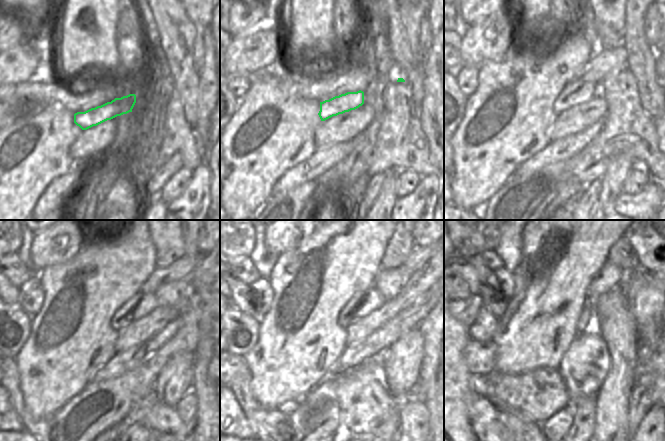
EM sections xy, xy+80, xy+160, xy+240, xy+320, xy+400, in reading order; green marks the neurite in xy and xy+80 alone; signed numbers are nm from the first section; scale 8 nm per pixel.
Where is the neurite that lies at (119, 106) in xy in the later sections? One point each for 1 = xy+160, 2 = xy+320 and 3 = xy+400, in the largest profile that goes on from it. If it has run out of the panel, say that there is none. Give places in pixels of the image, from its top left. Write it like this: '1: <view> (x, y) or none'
1: xy+160 (575, 92)
2: xy+320 (389, 282)
3: xy+400 (619, 268)

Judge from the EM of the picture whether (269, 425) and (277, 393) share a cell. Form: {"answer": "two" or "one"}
{"answer": "two"}

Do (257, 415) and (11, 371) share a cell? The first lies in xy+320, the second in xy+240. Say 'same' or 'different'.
same

